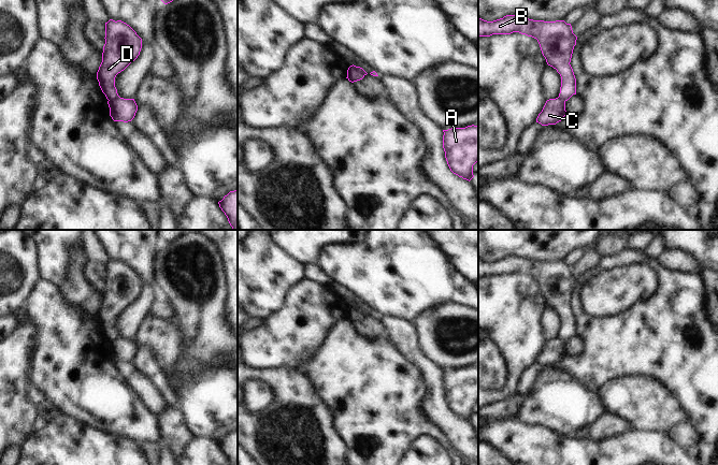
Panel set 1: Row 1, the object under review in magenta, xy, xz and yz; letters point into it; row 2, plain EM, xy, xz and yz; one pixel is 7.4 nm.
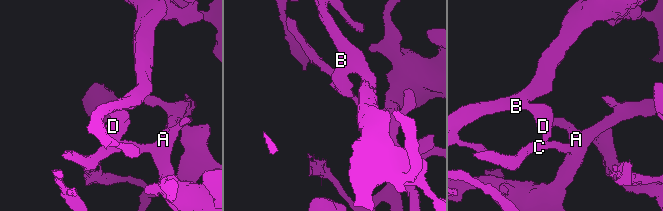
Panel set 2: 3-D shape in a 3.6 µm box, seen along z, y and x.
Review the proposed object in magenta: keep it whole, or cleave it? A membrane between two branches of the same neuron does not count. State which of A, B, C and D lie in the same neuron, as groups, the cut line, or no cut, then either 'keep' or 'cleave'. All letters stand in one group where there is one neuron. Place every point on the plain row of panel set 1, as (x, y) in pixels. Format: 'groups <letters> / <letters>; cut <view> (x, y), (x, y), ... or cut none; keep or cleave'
groups A C / B D; cut xy (118, 336), (109, 340); cleave

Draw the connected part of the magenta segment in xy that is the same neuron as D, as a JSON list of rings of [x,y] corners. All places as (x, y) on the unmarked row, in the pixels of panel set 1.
[[[110,260],[105,263],[105,285],[97,320],[107,340],[118,338],[115,318],[140,295],[142,279],[126,263]]]

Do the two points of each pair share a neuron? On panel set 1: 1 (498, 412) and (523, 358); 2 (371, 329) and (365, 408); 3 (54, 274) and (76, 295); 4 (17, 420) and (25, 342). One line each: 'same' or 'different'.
1: different
2: different
3: different
4: same

